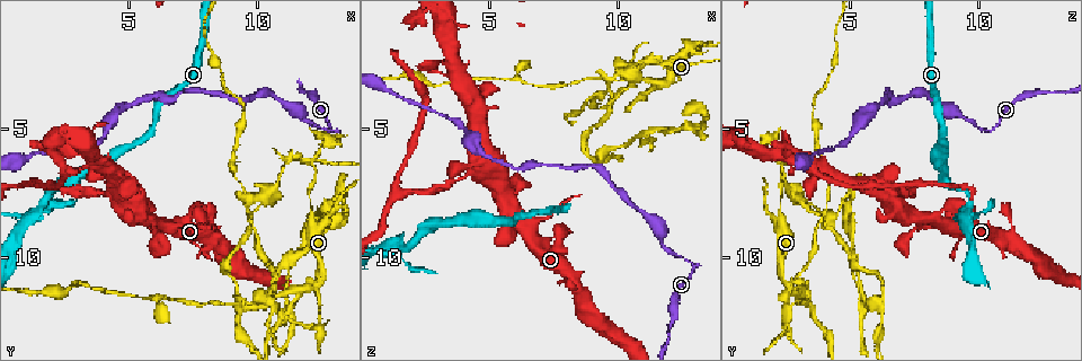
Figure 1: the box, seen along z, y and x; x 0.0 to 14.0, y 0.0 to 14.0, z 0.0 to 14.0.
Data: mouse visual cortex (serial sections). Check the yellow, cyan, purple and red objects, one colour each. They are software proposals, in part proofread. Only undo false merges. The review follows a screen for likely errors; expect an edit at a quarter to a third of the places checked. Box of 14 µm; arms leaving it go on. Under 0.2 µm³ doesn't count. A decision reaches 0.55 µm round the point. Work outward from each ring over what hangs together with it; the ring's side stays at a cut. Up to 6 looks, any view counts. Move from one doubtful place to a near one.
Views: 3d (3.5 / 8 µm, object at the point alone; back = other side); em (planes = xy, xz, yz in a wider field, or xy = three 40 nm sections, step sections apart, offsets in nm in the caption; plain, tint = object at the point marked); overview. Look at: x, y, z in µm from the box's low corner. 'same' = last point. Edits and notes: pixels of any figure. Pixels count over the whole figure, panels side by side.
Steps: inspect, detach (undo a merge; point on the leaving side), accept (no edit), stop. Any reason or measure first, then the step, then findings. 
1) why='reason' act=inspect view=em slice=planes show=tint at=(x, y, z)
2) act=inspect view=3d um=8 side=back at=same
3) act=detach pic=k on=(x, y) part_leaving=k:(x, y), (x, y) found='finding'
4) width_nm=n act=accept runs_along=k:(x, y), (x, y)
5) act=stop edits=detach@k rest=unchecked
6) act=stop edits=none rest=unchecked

why='sharp bend' act=inspect view=3d um=3.5 at=(13.0, 5.1, 10.3)

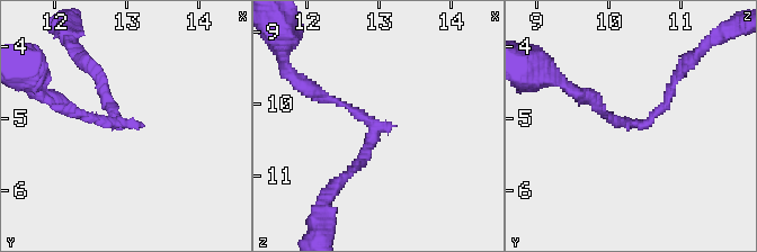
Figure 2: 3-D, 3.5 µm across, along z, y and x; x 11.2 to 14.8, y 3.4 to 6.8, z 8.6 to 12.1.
act=detach pic=2 on=(89, 116) part_leaving=2:(121, 123), (72, 113), (35, 88) found='a second cell is stuck on'

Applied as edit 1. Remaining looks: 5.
why='see it whole again' act=inspect view=overview

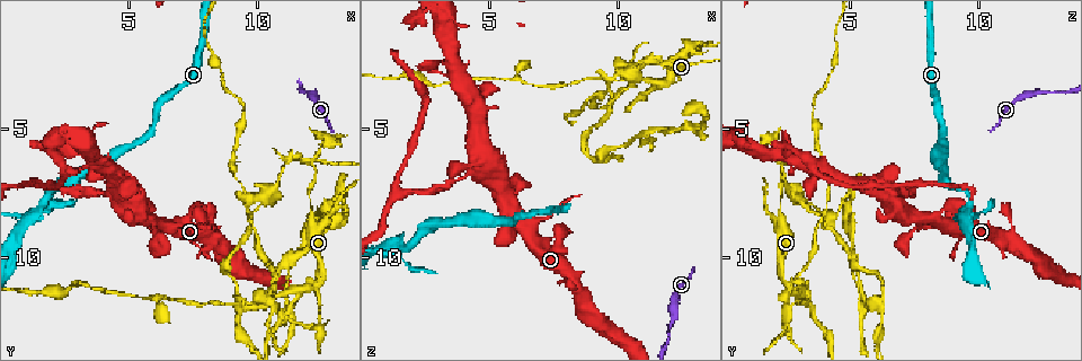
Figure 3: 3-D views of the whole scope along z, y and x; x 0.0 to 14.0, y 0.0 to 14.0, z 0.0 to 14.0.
why='abrupt turn' act=inspect view=em slice=xy step=2 show=tint at=(12.0, 6.2, 2.3)

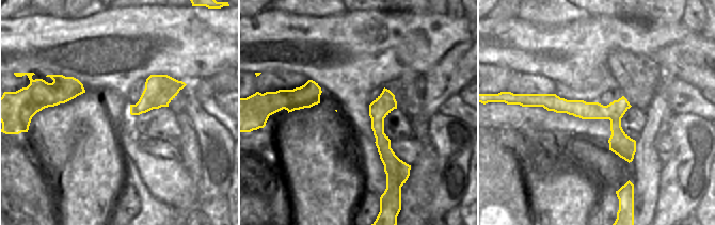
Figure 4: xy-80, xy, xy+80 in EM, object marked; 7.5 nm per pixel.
act=inspect view=3d um=3.5 at=same

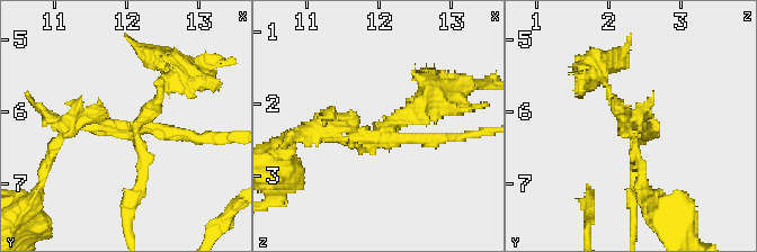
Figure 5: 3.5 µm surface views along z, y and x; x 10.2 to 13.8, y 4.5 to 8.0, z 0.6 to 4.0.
act=accept found='all the same cell'

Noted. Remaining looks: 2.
act=stop edits=detach@2 rest=unchecked

